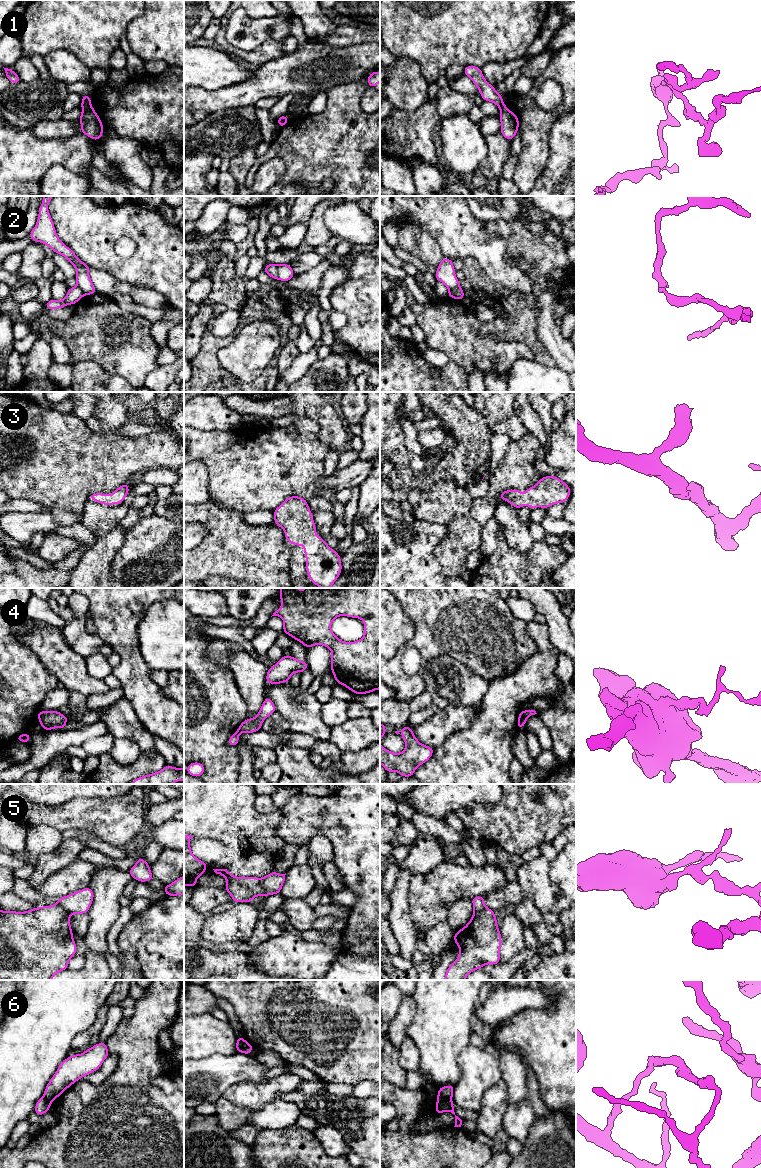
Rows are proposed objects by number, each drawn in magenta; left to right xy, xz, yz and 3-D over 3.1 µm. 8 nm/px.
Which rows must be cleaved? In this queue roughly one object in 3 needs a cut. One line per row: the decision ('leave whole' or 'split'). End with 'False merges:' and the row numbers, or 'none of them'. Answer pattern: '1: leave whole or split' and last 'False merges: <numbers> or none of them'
1: split
2: split
3: leave whole
4: split
5: split
6: split
False merges: 1, 2, 4, 5, 6

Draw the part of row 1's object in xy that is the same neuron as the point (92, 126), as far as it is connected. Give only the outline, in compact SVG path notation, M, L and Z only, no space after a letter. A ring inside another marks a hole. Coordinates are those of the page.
M91 104L81 105L82 114L77 121L82 124L80 133L90 137L92 140L100 140L104 131L103 124Z

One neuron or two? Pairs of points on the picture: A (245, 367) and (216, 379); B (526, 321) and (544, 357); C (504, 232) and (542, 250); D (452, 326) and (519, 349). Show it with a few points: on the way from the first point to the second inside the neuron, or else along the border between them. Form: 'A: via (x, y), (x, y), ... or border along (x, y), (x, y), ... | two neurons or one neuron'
A: border along (216, 353), (218, 362), (242, 381) | two neurons
B: via (526, 330), (526, 334), (537, 348) | one neuron
C: via (513, 230), (518, 230), (533, 245) | one neuron
D: via (469, 343), (475, 349), (502, 349) | one neuron

